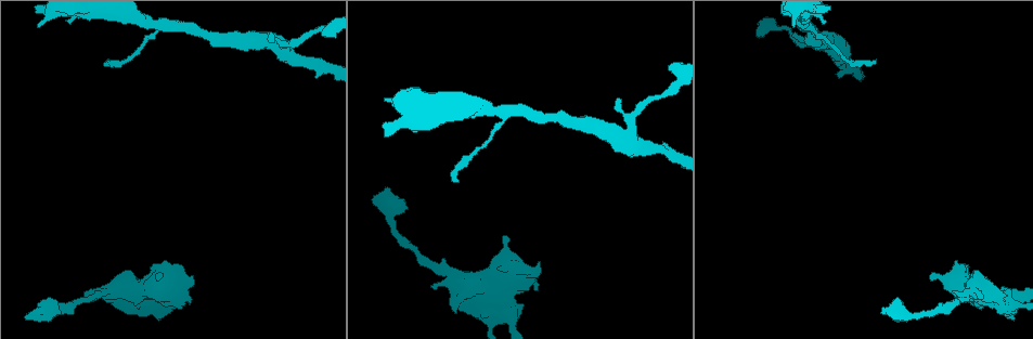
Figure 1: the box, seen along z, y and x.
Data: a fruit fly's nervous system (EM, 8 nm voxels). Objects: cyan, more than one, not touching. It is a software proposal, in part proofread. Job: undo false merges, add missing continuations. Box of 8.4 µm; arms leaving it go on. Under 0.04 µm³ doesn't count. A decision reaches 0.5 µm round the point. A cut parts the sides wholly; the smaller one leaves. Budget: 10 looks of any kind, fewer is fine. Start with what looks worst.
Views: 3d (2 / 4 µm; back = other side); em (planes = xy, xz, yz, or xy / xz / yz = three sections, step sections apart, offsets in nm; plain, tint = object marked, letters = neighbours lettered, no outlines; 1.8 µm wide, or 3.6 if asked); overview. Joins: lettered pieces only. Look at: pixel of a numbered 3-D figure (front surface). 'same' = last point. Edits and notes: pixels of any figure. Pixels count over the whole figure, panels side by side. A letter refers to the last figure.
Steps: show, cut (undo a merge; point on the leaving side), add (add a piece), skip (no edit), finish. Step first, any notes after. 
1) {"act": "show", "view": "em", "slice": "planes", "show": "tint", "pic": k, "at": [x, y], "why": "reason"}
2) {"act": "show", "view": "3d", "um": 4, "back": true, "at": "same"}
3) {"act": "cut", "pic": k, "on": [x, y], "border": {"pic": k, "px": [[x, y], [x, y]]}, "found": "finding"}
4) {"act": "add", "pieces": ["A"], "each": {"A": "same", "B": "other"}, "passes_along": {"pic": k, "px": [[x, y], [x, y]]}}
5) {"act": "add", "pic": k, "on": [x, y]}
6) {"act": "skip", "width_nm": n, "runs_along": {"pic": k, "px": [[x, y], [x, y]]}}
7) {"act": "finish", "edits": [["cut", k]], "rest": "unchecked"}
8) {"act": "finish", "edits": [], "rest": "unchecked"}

{"act": "show", "view": "em", "slice": "planes", "show": "letters", "pic": 1, "at": [534, 290]}

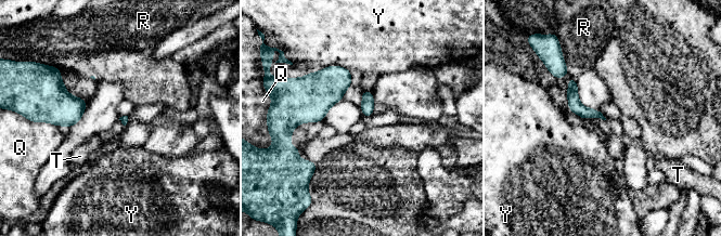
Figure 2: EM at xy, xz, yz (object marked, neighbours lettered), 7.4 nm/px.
{"act": "skip", "longest_contact_nm": ["Y", 300], "each": {"Q": "other", "R": "other", "T": "other", "Y": "other"}, "border": {"pic": 2, "px": [[350, 70], [325, 66], [311, 71]]}, "found": "no lettered piece goes on from it"}

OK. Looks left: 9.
{"act": "show", "view": "3d", "um": 4, "back": true, "pic": 1, "at": [833, 41]}

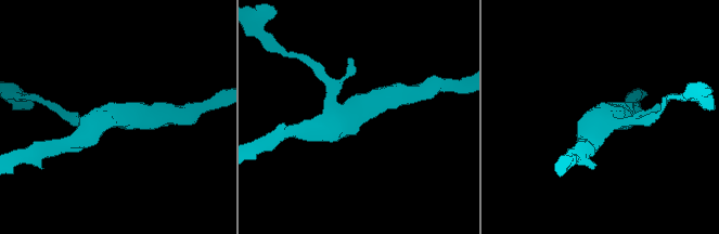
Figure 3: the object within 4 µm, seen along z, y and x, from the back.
{"act": "show", "view": "em", "slice": "planes", "show": "letters", "pic": 3, "at": [344, 115], "why": "now the EM"}

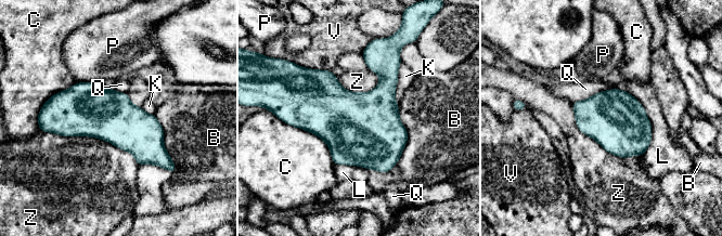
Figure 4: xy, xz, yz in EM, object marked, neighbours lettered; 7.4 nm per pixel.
{"act": "skip", "width_nm": 380, "each": {"B": "other", "C": "other", "K": "other", "L": "other", "P": "other", "Q": "other", "V": "other", "Z": "other"}, "border": {"pic": 4, "px": [[42, 131], [103, 139], [138, 165]]}, "found": "continuous, no second cell"}

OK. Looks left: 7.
{"act": "show", "view": "em", "slice": "xy", "step": 4, "show": "letters", "pic": 1, "at": [39, 23], "why": "thick end"}

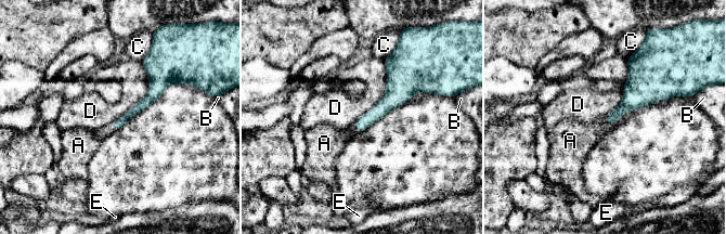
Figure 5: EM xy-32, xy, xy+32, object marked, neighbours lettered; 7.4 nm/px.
{"act": "show", "view": "em", "slice": "planes", "show": "letters", "at": "same"}

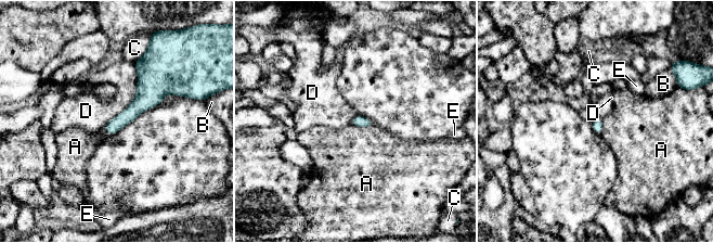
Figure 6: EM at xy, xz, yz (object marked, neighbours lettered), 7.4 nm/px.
{"act": "skip", "each": {"A": "other", "B": "other", "C": "other", "D": "other", "E": "other"}, "border": {"pic": 6, "px": [[351, 123], [358, 126], [373, 125]]}, "found": "none of them fits"}

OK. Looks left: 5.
{"act": "show", "view": "3d", "um": 2, "pic": 1, "at": [452, 179], "why": "free end"}

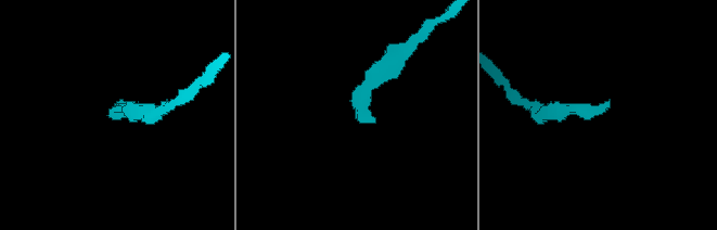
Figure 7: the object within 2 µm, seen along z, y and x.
{"act": "show", "view": "em", "slice": "planes", "show": "letters", "pic": 7, "at": [603, 103], "why": "need the tissue"}

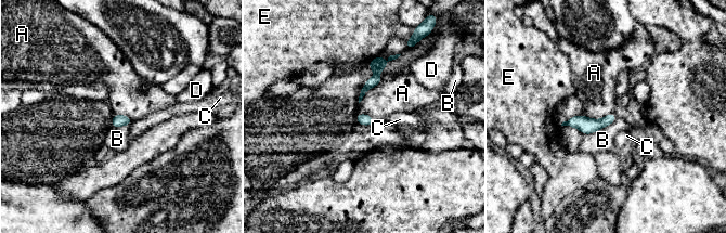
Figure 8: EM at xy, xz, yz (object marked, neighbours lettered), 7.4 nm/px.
{"act": "skip", "each": {"A": "other", "B": "other", "C": "other", "D": "other", "E": "other"}, "found": "no lettered piece goes on from it"}

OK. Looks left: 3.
{"act": "finish", "edits": [], "rest": "unchecked"}

